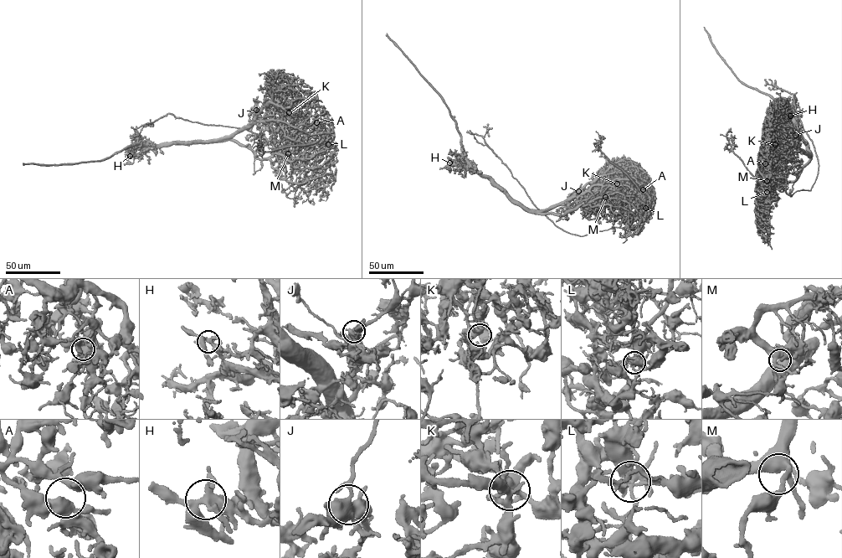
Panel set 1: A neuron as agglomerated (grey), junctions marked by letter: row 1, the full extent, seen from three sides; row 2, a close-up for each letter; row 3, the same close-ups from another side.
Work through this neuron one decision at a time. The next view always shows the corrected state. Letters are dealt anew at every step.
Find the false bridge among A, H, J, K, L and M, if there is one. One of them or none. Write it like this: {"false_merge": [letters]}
{"false_merge": ["L"]}

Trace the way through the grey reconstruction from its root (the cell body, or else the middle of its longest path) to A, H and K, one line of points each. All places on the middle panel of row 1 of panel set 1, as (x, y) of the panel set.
A: (606, 183), (635, 178), (642, 183), (643, 189)
H: (606, 183), (593, 184), (577, 197), (547, 208), (531, 209), (515, 201), (471, 166), (449, 162)
K: (606, 183), (612, 184), (613, 181), (617, 183)

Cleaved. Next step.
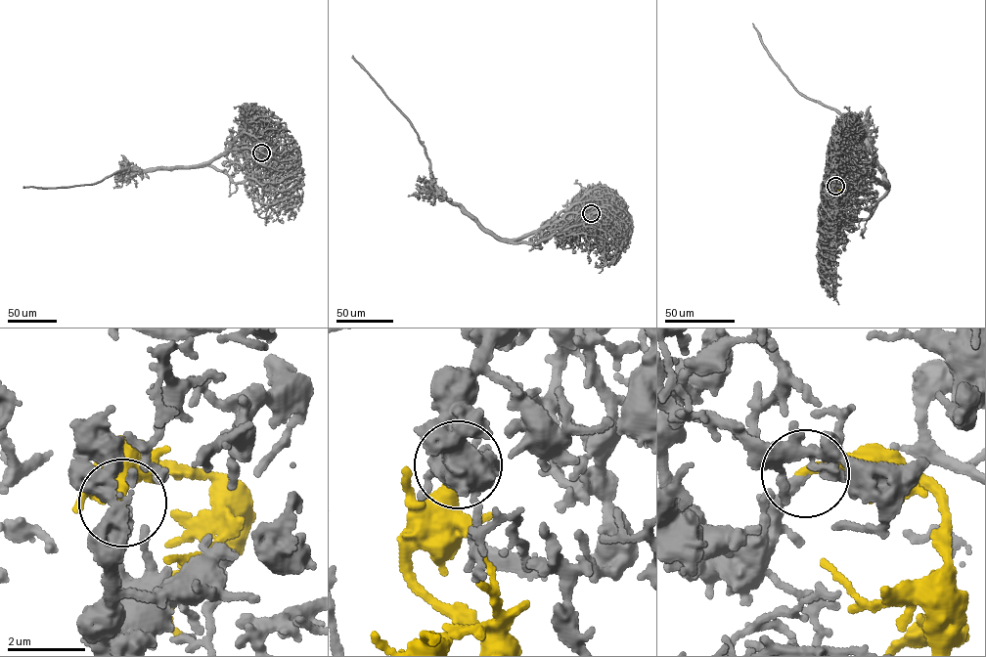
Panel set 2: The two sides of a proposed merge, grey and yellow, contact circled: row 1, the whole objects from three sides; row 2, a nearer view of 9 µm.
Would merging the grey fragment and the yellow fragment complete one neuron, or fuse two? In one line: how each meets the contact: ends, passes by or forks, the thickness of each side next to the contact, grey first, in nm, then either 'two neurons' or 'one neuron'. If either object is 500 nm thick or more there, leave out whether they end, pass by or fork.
grey ends | yellow ends | 280/320 nm | one neuron

